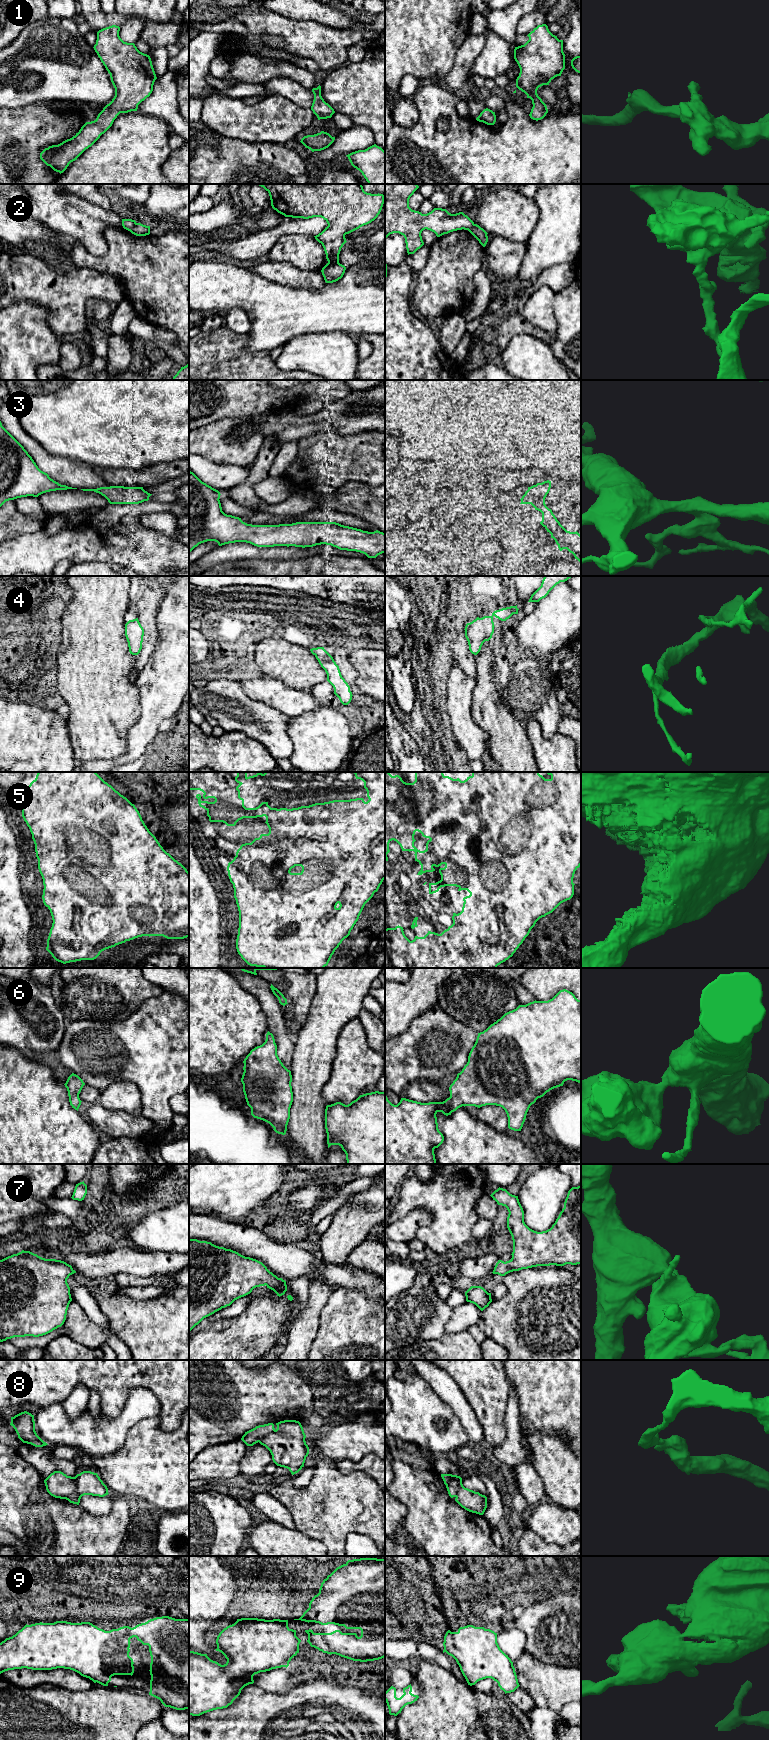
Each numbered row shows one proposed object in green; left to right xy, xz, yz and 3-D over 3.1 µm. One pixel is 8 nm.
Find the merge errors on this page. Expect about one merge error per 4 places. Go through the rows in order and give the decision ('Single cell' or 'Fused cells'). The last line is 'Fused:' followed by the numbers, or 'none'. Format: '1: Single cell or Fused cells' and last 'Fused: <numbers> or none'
1: Single cell
2: Fused cells
3: Single cell
4: Single cell
5: Single cell
6: Single cell
7: Single cell
8: Fused cells
9: Single cell
Fused: 2, 8

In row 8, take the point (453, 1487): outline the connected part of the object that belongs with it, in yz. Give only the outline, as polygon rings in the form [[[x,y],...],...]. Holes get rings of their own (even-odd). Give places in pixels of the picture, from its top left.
[[[453,1477],[450,1483],[446,1486],[448,1494],[451,1498],[457,1496],[460,1485],[460,1481],[456,1477]]]

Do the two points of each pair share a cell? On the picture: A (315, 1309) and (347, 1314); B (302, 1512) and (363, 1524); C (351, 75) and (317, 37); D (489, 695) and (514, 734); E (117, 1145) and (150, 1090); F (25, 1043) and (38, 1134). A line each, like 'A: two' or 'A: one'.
A: two
B: one
C: two
D: one
E: two
F: two

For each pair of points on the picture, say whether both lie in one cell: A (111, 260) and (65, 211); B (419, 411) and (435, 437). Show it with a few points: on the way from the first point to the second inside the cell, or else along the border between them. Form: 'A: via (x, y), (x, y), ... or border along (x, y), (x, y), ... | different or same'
A: border along (105, 230), (108, 251), (103, 256), (93, 257) | different
B: via (425, 417), (435, 427), (435, 431) | same

